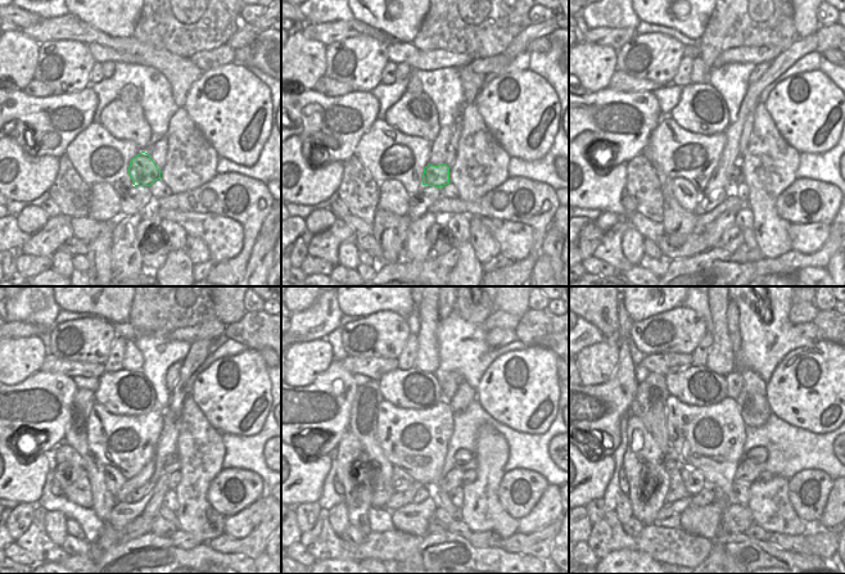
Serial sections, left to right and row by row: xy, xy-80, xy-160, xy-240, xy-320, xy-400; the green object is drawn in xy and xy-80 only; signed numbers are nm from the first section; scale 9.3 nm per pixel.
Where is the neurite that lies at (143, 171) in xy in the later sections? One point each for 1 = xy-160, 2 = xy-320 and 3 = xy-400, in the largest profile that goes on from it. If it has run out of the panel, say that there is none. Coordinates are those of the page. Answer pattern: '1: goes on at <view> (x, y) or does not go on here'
1: goes on at xy-160 (735, 176)
2: goes on at xy-320 (464, 460)
3: goes on at xy-400 (758, 455)

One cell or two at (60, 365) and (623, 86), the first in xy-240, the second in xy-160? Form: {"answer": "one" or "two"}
{"answer": "one"}

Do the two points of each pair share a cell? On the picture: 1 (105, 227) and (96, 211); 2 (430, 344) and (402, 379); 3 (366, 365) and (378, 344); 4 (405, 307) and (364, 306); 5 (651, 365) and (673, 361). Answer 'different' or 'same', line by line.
1: different
2: different
3: different
4: same
5: same

